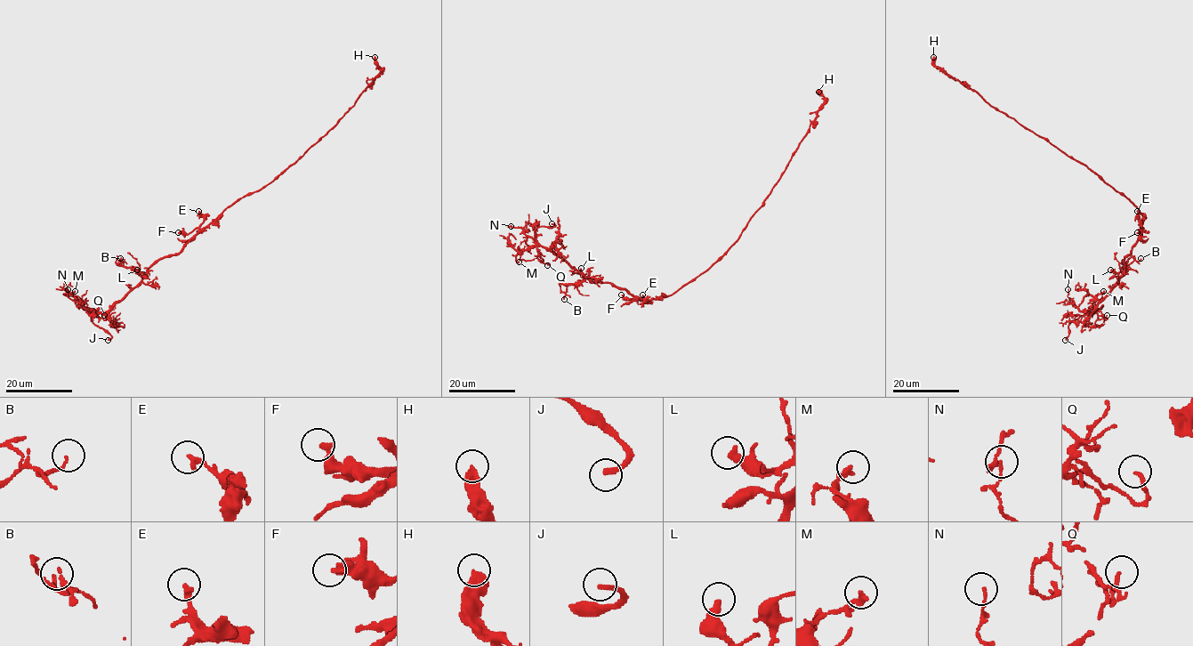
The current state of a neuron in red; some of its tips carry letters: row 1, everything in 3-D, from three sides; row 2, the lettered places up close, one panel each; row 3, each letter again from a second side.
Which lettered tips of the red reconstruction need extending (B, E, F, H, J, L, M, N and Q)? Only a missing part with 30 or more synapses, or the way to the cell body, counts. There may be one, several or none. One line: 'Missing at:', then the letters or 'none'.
Missing at: J

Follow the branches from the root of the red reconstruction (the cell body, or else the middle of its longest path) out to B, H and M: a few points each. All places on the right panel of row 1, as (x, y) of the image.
B: (1123, 195), (1137, 207), (1141, 231), (1140, 238), (1124, 257), (1124, 271), (1121, 276), (1128, 264), (1140, 258)
H: (1123, 195), (1085, 165), (995, 109), (976, 92), (949, 77), (934, 64), (933, 57)
M: (1123, 195), (1137, 207), (1141, 226), (1140, 238), (1124, 257), (1124, 273), (1089, 312), (1095, 297), (1103, 291)

